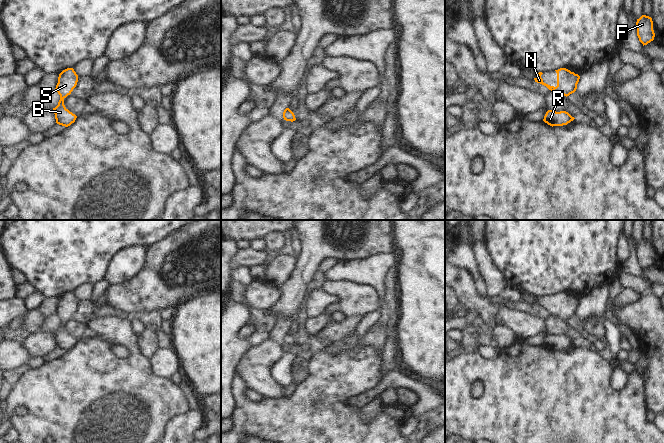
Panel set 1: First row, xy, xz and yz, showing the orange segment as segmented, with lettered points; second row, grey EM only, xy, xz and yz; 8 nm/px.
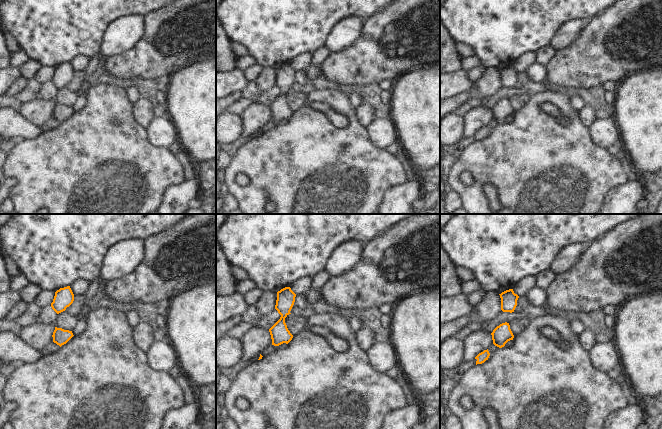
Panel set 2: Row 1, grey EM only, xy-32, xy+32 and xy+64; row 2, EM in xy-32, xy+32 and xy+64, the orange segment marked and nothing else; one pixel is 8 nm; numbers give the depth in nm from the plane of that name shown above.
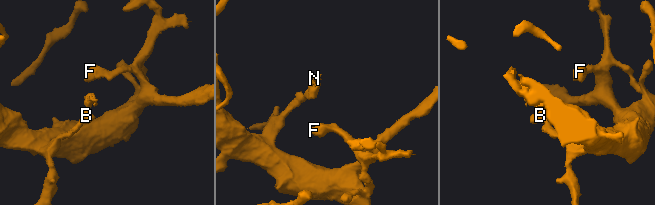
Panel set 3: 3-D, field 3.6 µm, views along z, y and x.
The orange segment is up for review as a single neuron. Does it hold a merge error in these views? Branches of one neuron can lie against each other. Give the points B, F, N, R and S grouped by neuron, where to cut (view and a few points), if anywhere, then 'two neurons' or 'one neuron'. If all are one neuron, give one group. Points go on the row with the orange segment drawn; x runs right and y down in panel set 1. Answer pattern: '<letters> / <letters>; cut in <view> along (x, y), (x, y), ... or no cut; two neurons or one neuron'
B F N R S; no cut; one neuron

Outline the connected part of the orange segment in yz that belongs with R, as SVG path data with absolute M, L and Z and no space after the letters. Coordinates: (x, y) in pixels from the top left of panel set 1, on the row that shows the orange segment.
M548 110L544 116L543 121L547 123L550 126L563 126L567 125L571 121L573 121L575 118L572 117L568 112L566 111L560 111L556 112L553 110Z

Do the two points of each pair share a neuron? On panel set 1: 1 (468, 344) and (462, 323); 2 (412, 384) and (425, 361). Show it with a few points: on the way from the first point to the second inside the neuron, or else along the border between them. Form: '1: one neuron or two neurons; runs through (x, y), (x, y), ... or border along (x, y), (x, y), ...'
1: two neurons; border along (479, 315), (463, 331)
2: two neurons; border along (404, 372), (426, 381), (434, 387)

